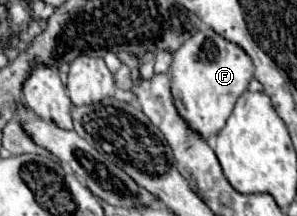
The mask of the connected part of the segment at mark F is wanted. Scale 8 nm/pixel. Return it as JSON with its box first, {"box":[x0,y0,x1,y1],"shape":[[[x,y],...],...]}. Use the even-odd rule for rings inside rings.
{"box":[170,27,254,139],"shape":[[[204,27],[174,53],[170,77],[172,97],[178,113],[194,131],[208,139],[224,127],[236,99],[248,89],[248,83],[254,77],[254,63],[250,55],[242,51],[242,47],[230,43],[228,39],[222,39],[210,27]]]}

